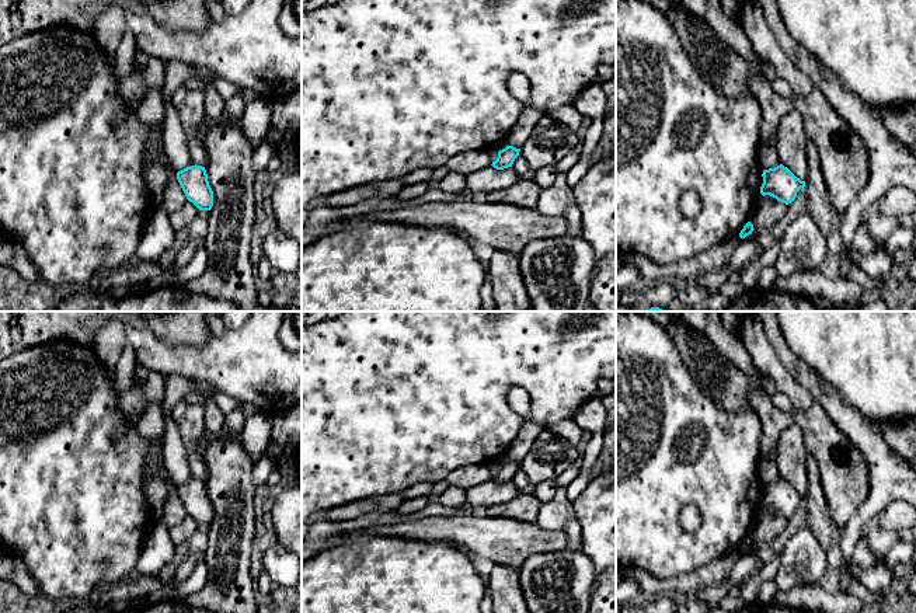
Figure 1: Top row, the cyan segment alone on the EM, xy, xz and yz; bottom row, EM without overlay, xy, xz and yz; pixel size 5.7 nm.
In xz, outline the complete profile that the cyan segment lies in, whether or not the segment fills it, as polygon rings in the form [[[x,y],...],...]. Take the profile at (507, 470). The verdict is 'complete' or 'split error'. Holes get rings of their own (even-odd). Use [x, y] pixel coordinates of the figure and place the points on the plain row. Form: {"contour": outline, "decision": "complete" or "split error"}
{"contour": [[[506,460],[505,463],[498,466],[498,471],[492,476],[492,481],[497,484],[504,484],[512,481],[515,473],[519,470],[520,463],[513,460]]], "decision": "complete"}

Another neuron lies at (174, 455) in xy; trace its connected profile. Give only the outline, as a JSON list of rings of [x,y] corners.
[[[171,412],[164,414],[163,463],[175,485],[192,480],[187,449]]]

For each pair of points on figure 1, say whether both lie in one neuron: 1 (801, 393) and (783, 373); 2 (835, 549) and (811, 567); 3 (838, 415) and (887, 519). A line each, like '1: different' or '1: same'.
1: same
2: different
3: different

